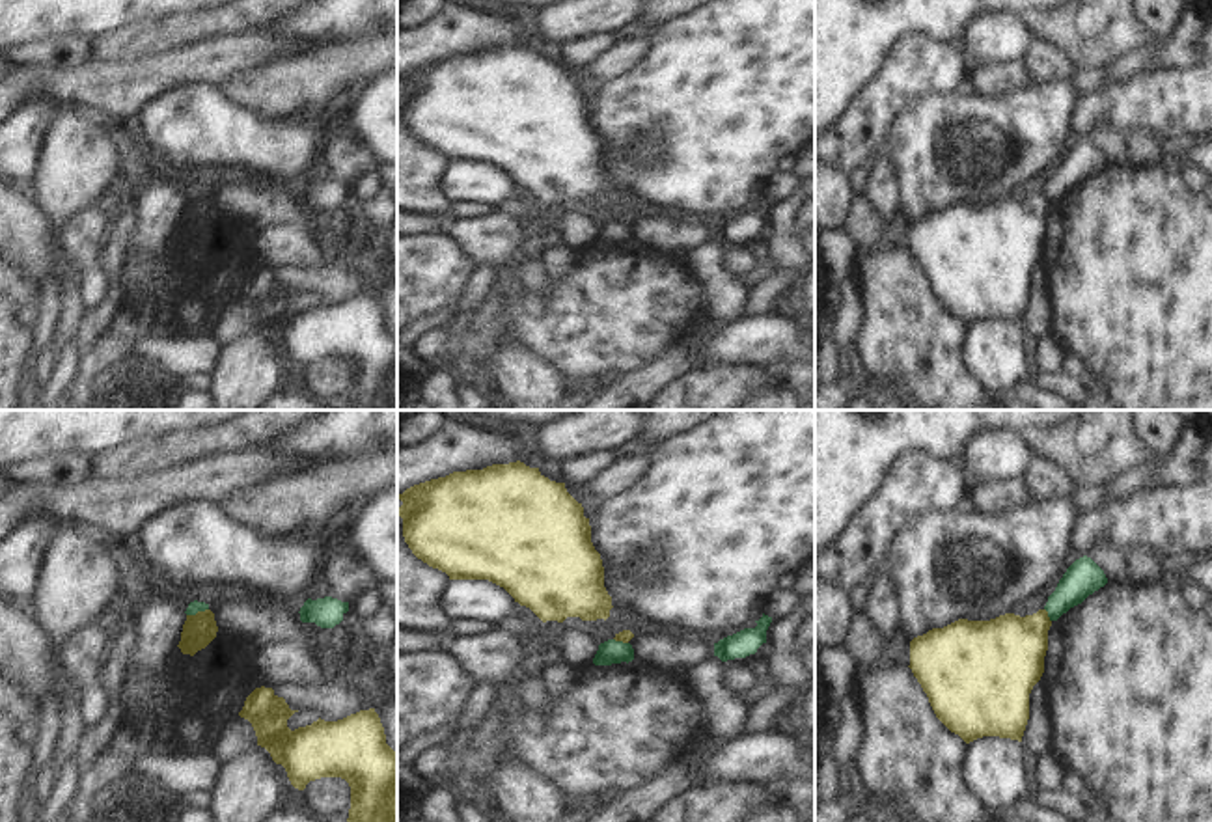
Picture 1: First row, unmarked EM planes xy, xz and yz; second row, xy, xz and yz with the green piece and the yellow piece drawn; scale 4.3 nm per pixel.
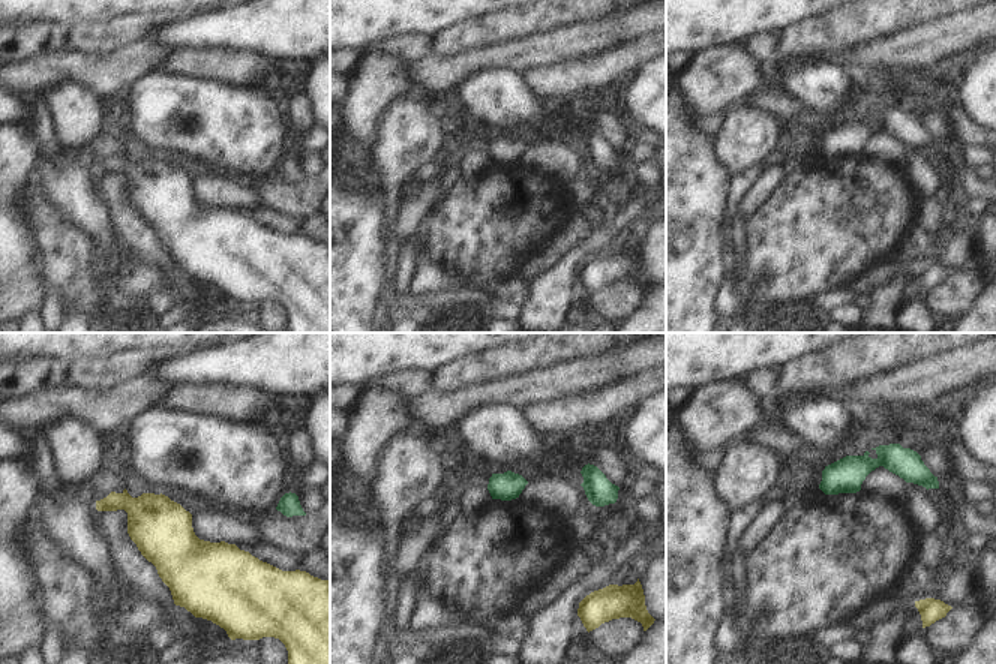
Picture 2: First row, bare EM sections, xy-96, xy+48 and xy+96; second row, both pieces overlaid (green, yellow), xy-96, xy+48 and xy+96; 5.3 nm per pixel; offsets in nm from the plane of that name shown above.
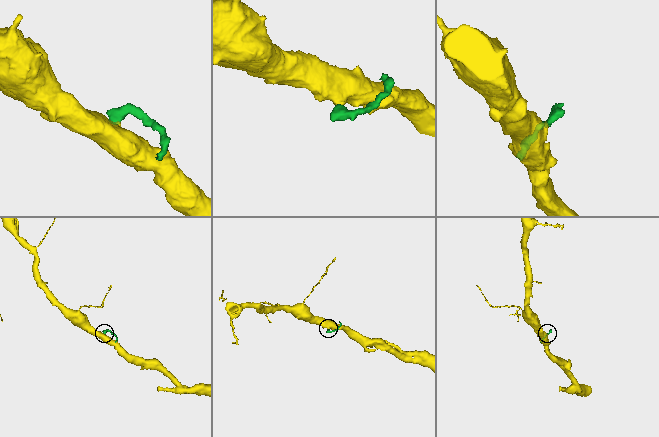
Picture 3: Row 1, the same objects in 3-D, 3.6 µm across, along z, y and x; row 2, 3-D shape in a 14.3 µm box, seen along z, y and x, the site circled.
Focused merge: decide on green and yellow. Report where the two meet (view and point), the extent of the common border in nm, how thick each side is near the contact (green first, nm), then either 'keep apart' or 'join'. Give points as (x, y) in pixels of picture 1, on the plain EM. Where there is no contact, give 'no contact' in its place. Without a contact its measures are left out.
xy (196, 194) | 100 nm | 50/140 nm | keep apart

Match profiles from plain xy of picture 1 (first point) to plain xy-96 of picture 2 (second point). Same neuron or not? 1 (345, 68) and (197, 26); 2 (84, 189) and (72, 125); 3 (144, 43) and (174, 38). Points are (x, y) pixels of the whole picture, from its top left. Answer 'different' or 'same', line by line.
1: different
2: same
3: different

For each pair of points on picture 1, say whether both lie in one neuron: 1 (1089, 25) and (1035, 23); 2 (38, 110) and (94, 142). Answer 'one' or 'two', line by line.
1: one
2: two

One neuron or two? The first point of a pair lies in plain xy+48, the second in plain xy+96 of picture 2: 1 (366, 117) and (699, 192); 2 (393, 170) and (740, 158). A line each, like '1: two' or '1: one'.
1: two
2: one

